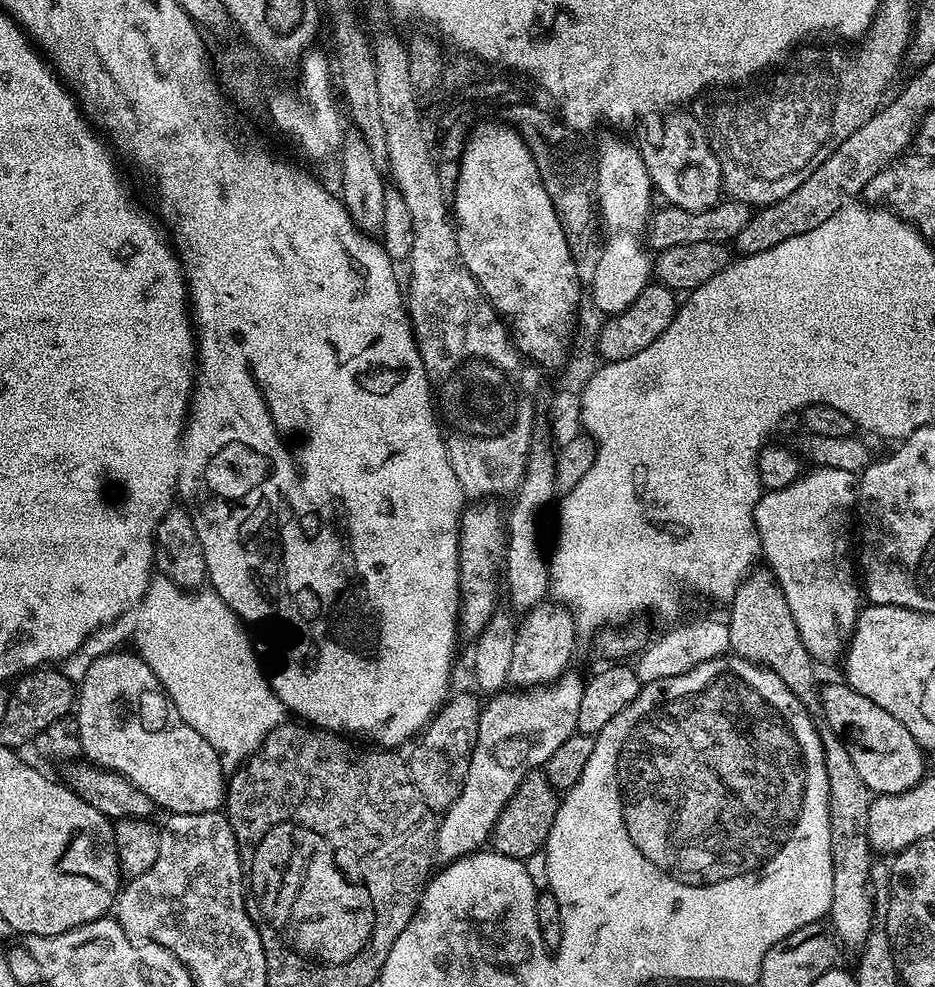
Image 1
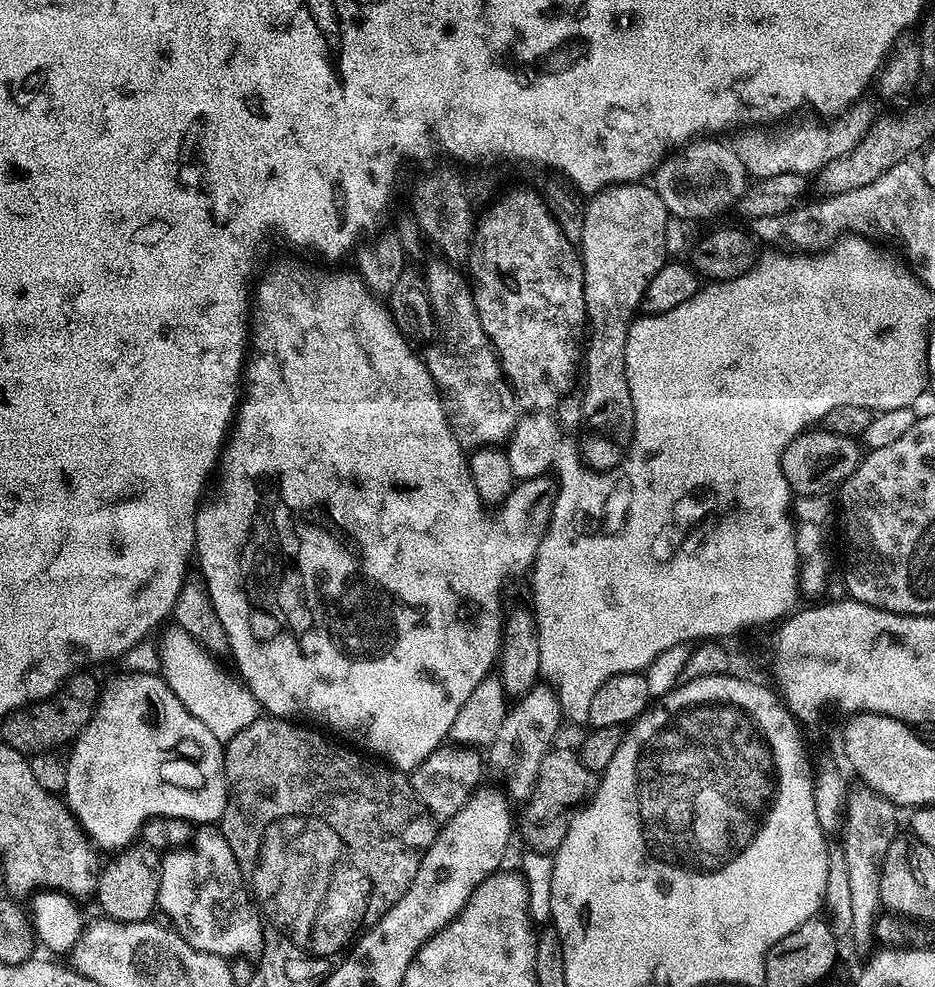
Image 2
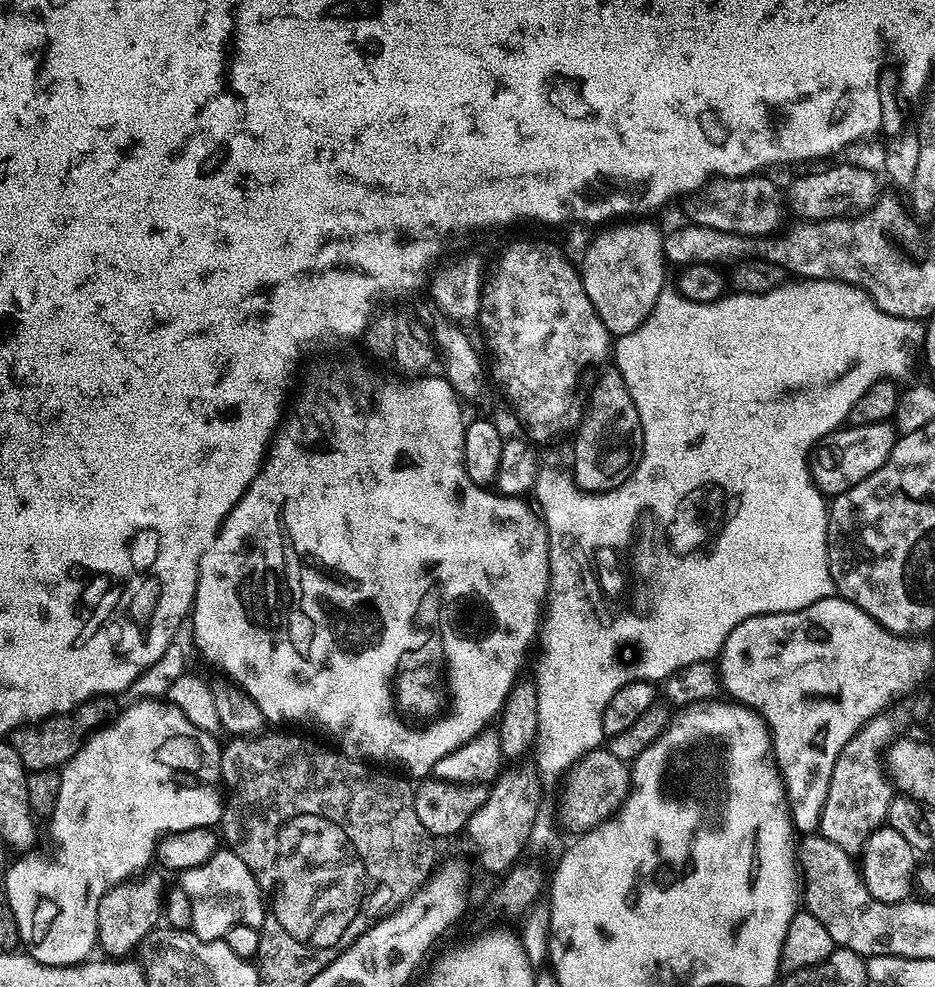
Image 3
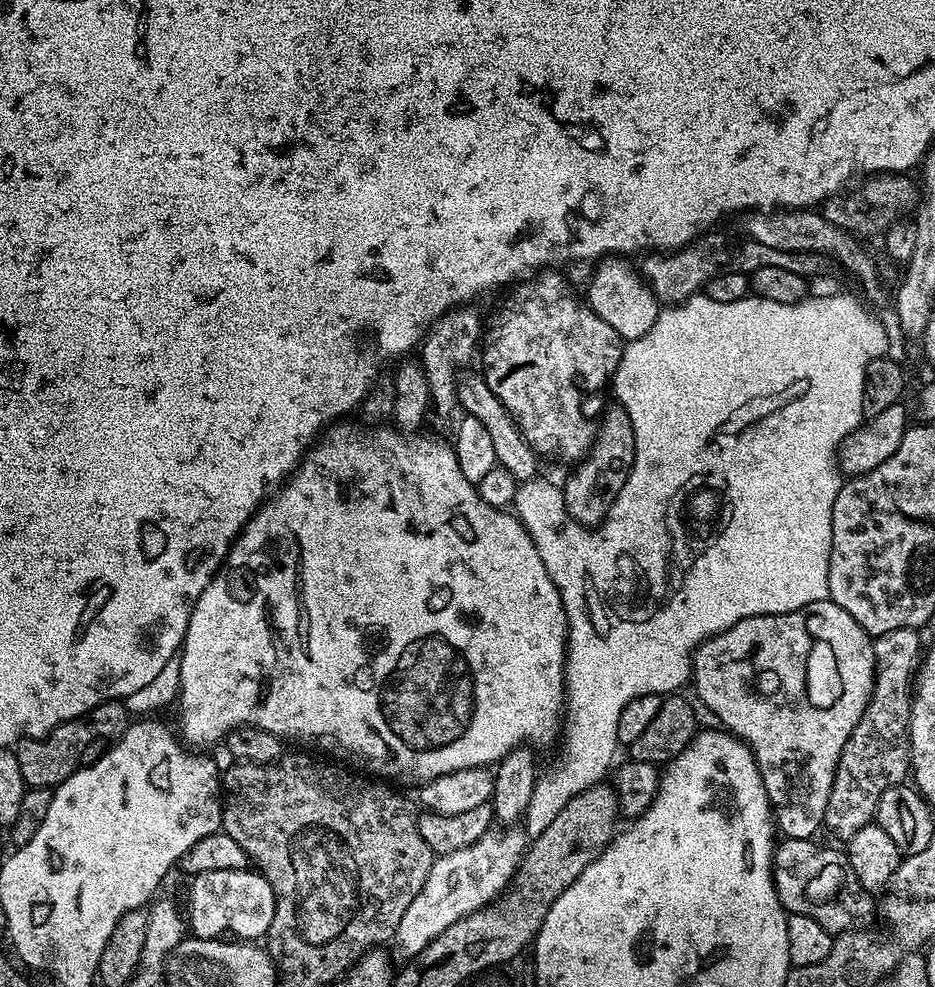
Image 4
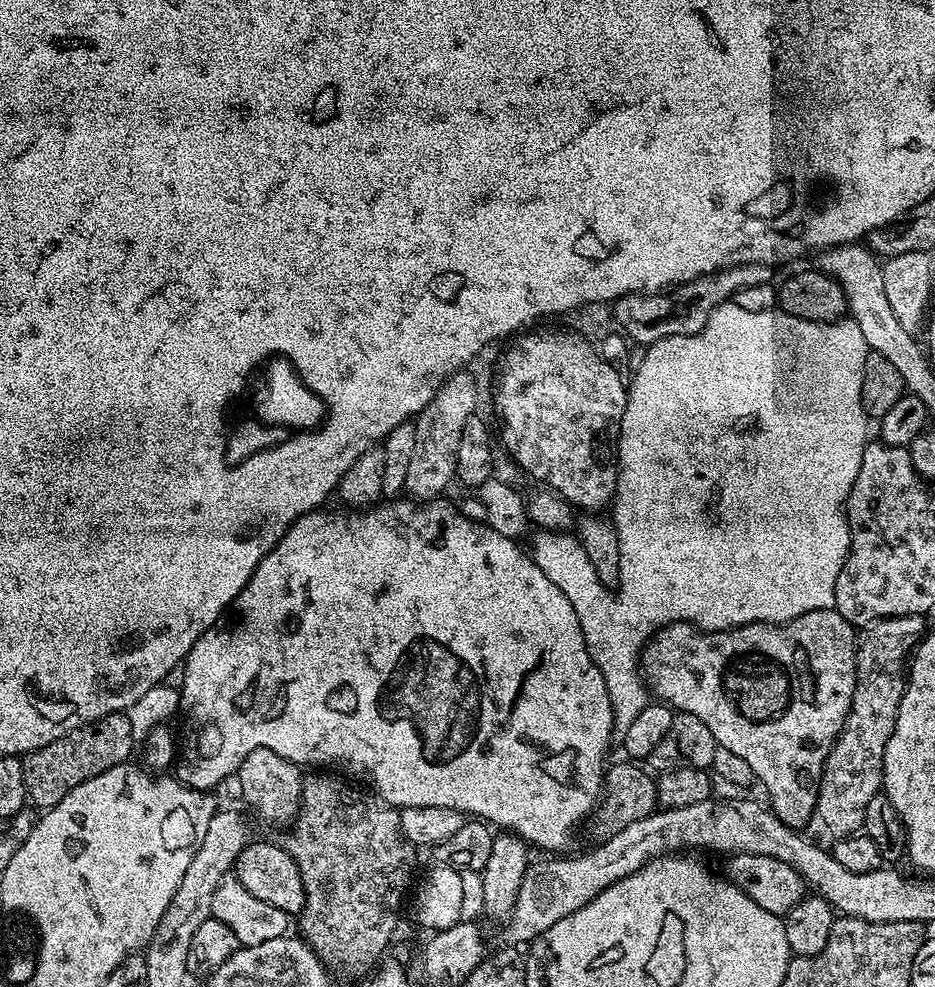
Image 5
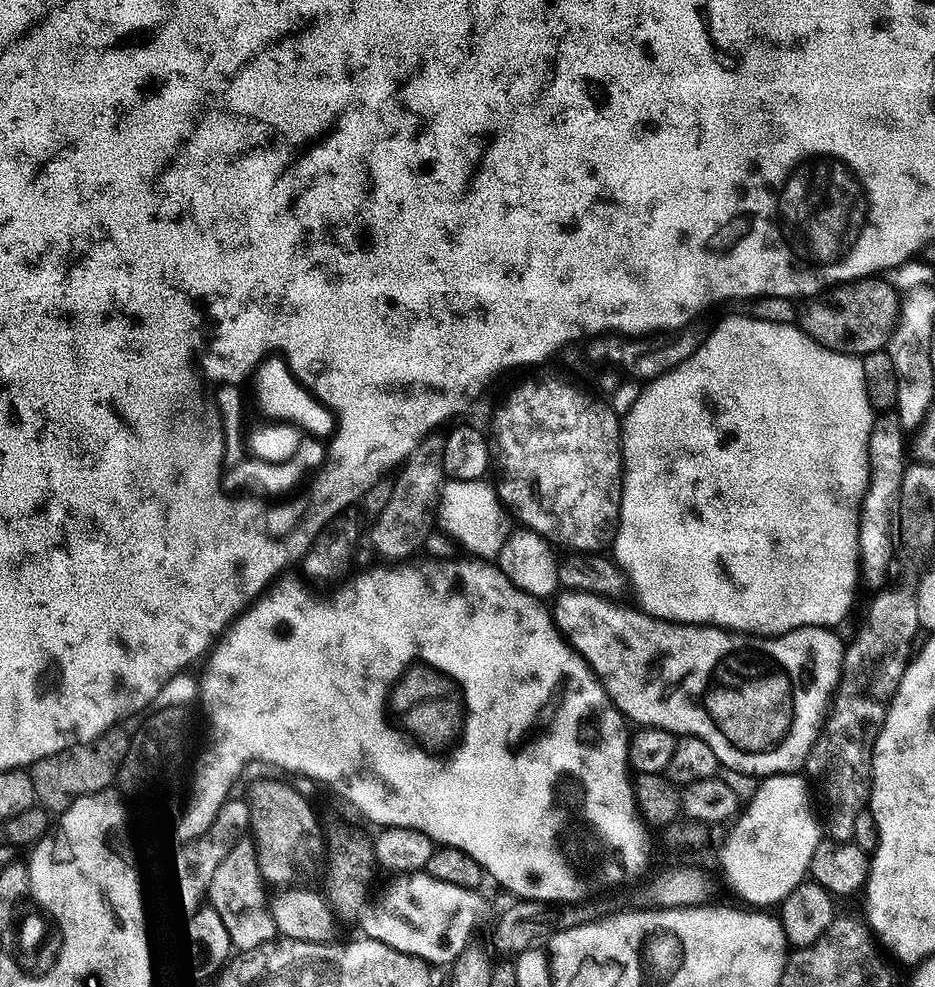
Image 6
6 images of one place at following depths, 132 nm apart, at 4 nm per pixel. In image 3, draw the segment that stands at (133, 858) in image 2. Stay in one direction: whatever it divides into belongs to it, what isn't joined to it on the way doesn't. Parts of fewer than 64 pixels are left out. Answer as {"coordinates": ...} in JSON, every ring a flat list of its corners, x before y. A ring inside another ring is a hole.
{"coordinates":[[145,870,132,877,131,880,123,880,116,884,104,895,102,902,98,902,98,930,96,938,98,948,108,958,128,958,139,949,141,941,146,938,161,923,160,911,164,908,164,880,159,876,159,871]]}

